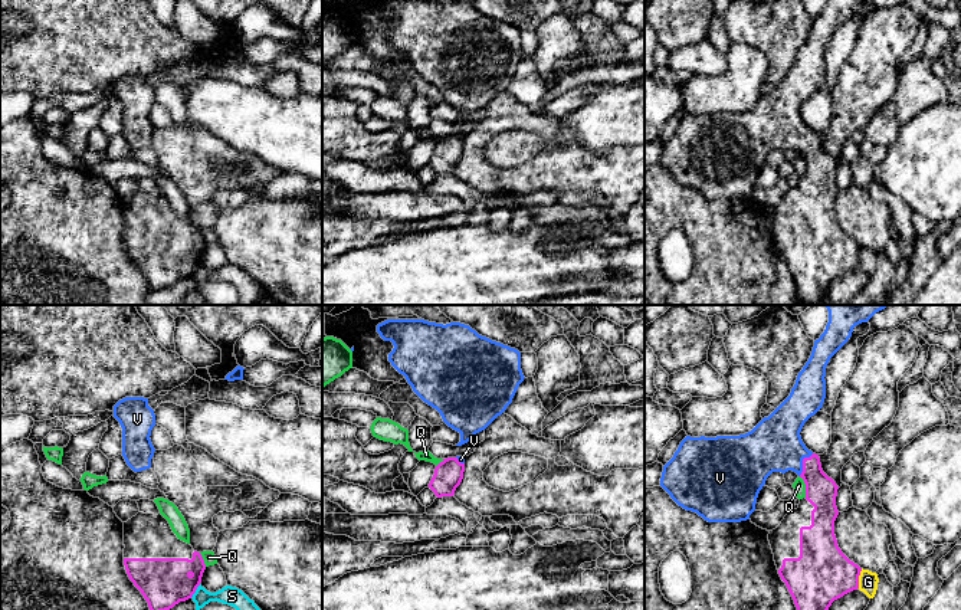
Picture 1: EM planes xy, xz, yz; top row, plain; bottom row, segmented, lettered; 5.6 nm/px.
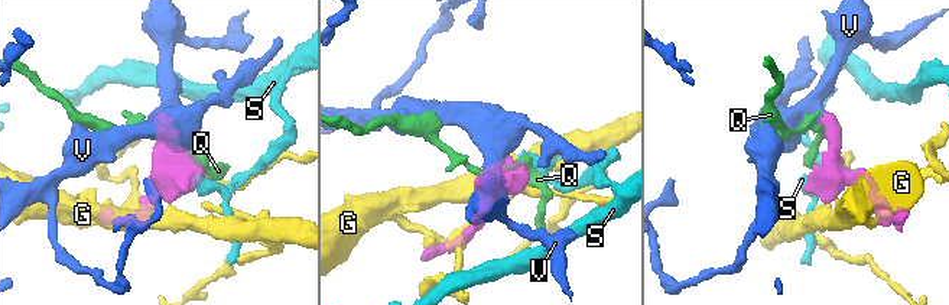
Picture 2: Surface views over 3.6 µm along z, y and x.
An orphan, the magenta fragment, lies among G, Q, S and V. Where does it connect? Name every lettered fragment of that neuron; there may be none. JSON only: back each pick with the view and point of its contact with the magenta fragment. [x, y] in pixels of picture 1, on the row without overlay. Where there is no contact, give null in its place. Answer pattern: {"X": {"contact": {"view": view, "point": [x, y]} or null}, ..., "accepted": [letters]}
{"V": {"contact": {"view": "yz", "point": [803, 140]}}, "accepted": ["V"]}

